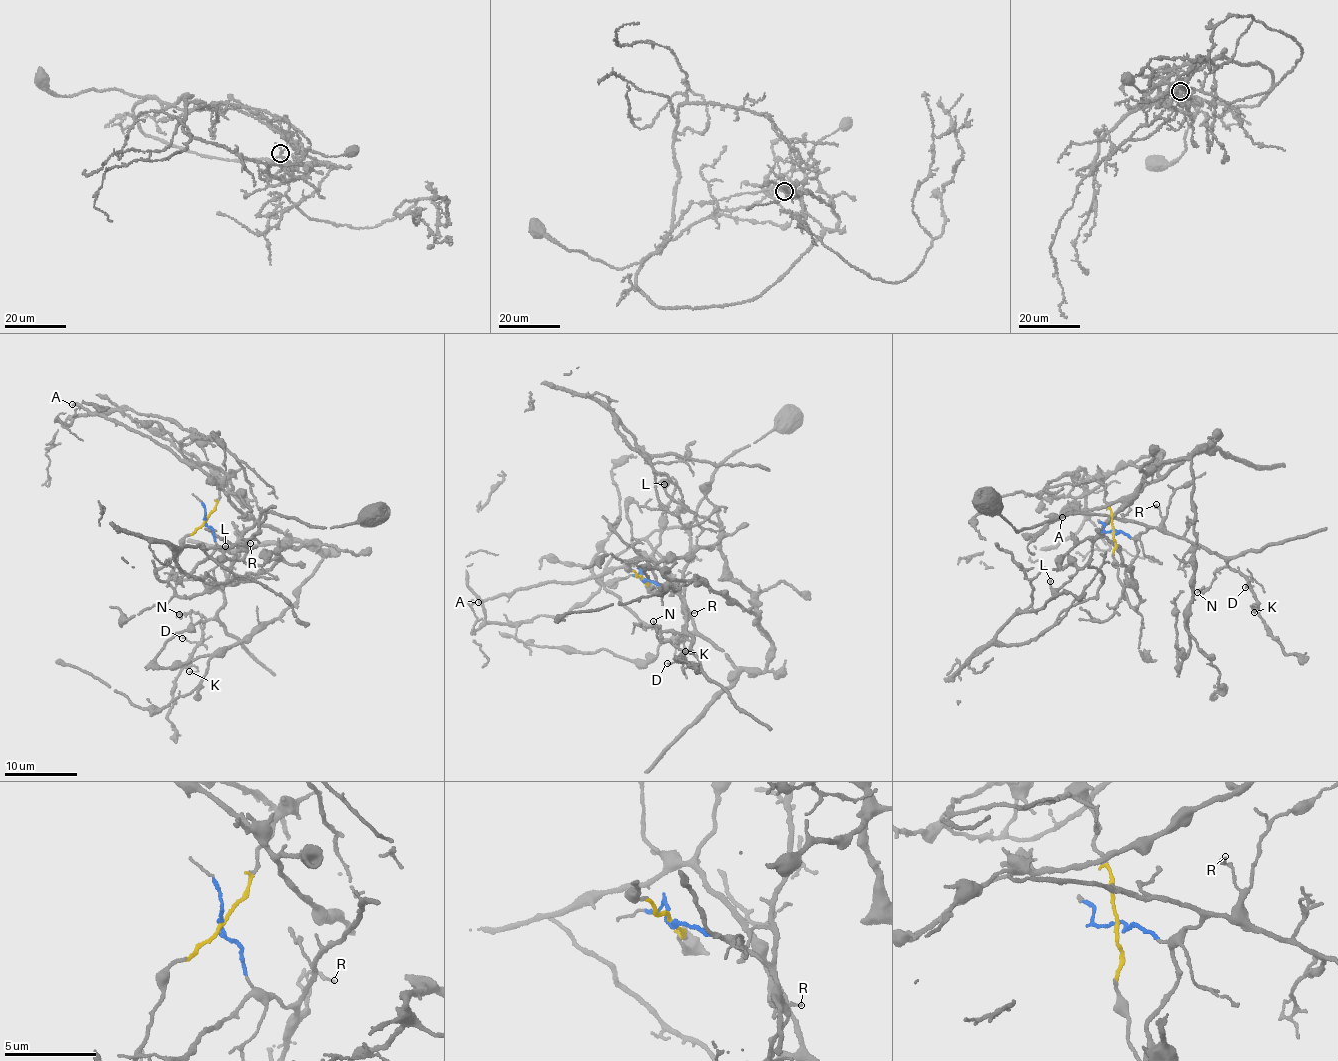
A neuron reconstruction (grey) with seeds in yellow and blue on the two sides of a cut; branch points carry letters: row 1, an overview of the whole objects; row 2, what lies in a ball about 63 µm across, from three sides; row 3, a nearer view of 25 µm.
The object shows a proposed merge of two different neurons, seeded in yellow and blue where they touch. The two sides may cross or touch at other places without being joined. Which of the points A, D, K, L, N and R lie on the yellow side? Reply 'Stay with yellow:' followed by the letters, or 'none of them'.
Stay with yellow: A, L

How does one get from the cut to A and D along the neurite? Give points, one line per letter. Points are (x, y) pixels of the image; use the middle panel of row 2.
A: (642, 580), (629, 560), (721, 537), (768, 665), (737, 667), (702, 638), (650, 557), (478, 602)
D: (642, 580), (673, 589), (684, 600), (686, 633), (693, 638), (693, 646), (682, 653), (684, 662), (667, 663)

